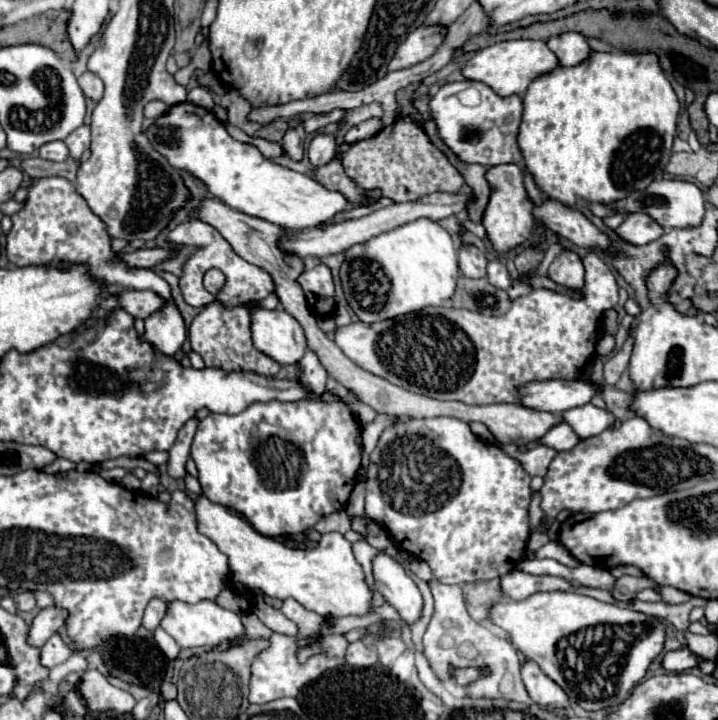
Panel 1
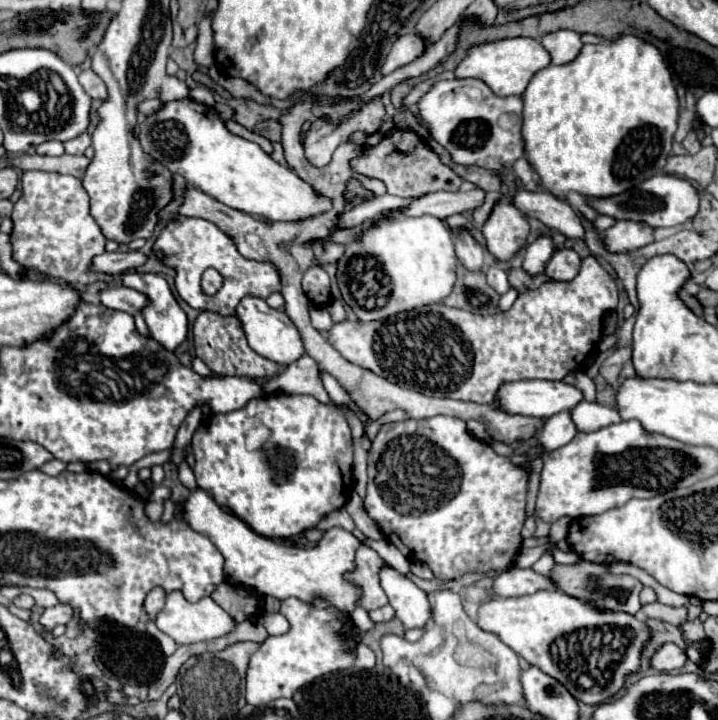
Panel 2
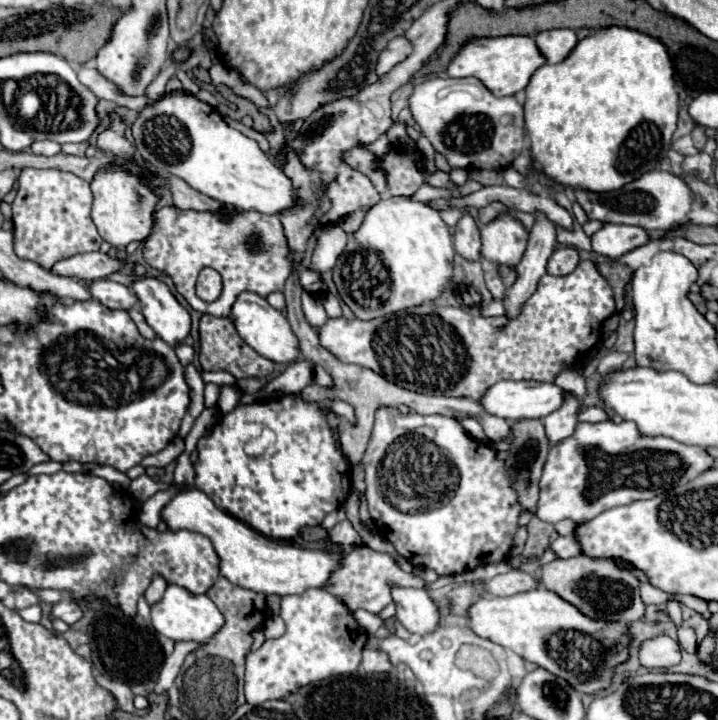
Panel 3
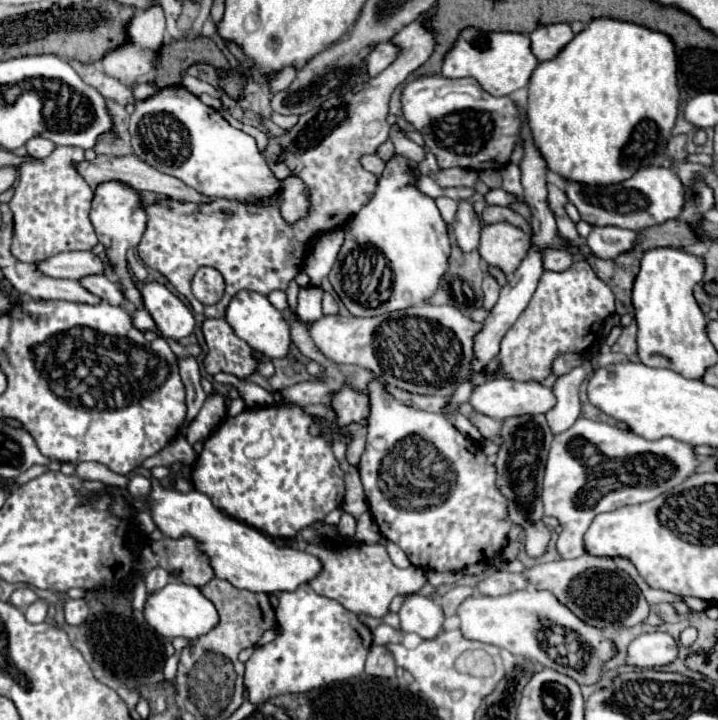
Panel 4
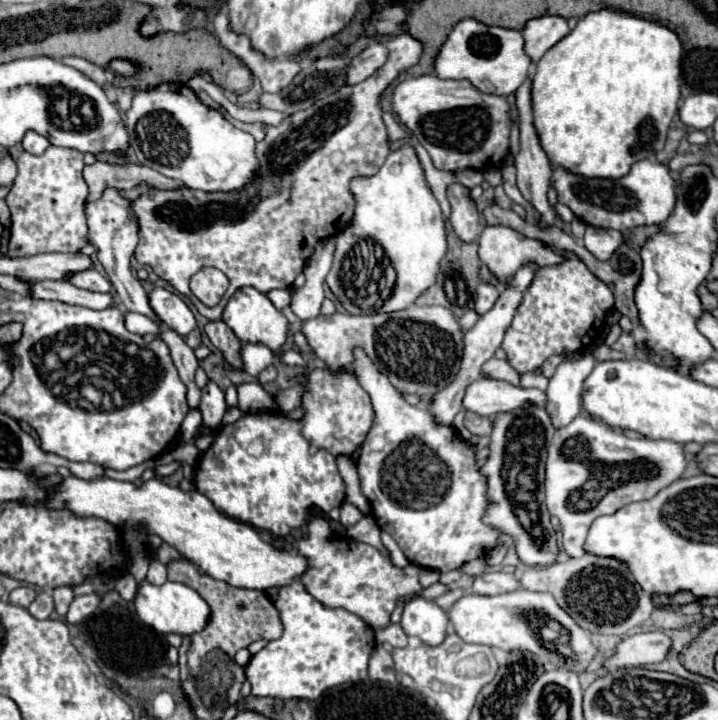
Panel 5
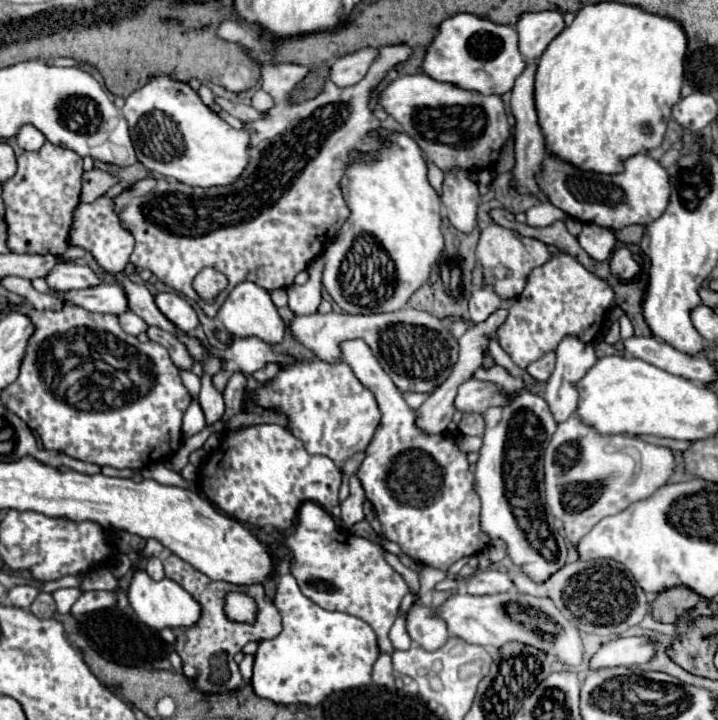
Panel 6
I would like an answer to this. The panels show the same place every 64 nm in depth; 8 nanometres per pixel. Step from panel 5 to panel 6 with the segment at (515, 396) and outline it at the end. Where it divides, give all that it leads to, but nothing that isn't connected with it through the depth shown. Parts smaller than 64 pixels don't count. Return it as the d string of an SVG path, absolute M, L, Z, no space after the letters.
M466 380L460 384L454 408L460 412L484 412L490 406L504 406L508 400L496 384L482 380Z

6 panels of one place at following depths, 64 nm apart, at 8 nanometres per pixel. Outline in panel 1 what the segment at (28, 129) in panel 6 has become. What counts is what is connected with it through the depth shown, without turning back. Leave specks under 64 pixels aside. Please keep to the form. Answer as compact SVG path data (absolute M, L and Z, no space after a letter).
M56 140L56 142L48 142L44 146L40 146L40 158L46 158L46 160L66 160L68 158L68 148L64 142Z

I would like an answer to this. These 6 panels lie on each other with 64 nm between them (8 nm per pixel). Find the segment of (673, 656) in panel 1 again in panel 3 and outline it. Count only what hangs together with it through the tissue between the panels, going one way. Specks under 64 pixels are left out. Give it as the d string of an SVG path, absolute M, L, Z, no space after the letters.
M654 636L638 648L638 658L644 668L670 668L680 662L680 648L670 636Z

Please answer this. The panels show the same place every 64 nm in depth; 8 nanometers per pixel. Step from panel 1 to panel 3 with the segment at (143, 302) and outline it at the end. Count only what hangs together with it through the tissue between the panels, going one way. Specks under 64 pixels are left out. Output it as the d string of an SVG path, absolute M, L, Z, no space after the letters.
M94 280L90 284L90 294L108 308L128 310L136 302L136 294L128 286L116 284L112 280Z

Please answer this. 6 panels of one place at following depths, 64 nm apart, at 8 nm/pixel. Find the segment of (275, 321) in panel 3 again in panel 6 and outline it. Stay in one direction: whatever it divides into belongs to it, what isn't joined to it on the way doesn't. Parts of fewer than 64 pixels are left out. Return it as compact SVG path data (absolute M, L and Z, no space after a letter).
M240 282L224 300L224 304L218 310L218 320L222 322L222 326L236 338L246 338L246 336L256 336L260 340L264 340L266 344L278 344L284 338L286 332L286 324L284 320L278 316L276 306L272 304L270 292L252 284L252 282Z

